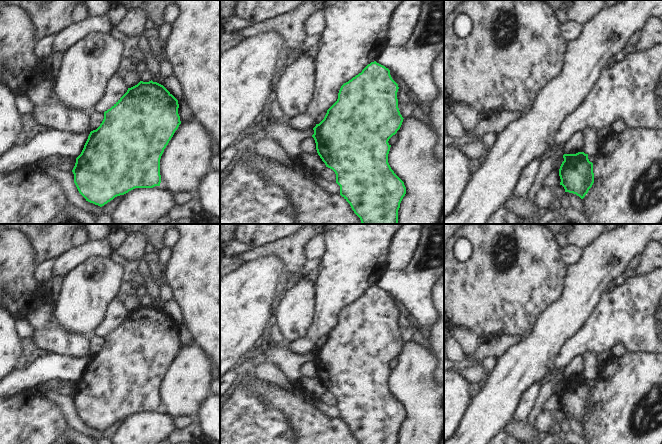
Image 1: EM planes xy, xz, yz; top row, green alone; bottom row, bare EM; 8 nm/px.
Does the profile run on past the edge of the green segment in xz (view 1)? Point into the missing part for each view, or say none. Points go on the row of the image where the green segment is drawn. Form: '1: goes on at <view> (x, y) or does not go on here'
1: does not go on here

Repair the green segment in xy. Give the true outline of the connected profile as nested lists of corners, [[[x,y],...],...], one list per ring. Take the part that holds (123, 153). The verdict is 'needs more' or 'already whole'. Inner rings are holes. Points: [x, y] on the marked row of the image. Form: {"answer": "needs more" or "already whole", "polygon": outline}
{"answer": "already whole", "polygon": [[[151,80],[140,81],[137,85],[128,88],[127,92],[104,112],[102,123],[96,130],[90,132],[72,170],[74,183],[86,201],[102,207],[115,197],[135,188],[160,186],[161,156],[181,124],[178,108],[178,100],[163,85]]]}

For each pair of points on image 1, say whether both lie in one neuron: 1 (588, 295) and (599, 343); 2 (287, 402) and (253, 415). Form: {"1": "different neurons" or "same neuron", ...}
{"1": "different neurons", "2": "different neurons"}

